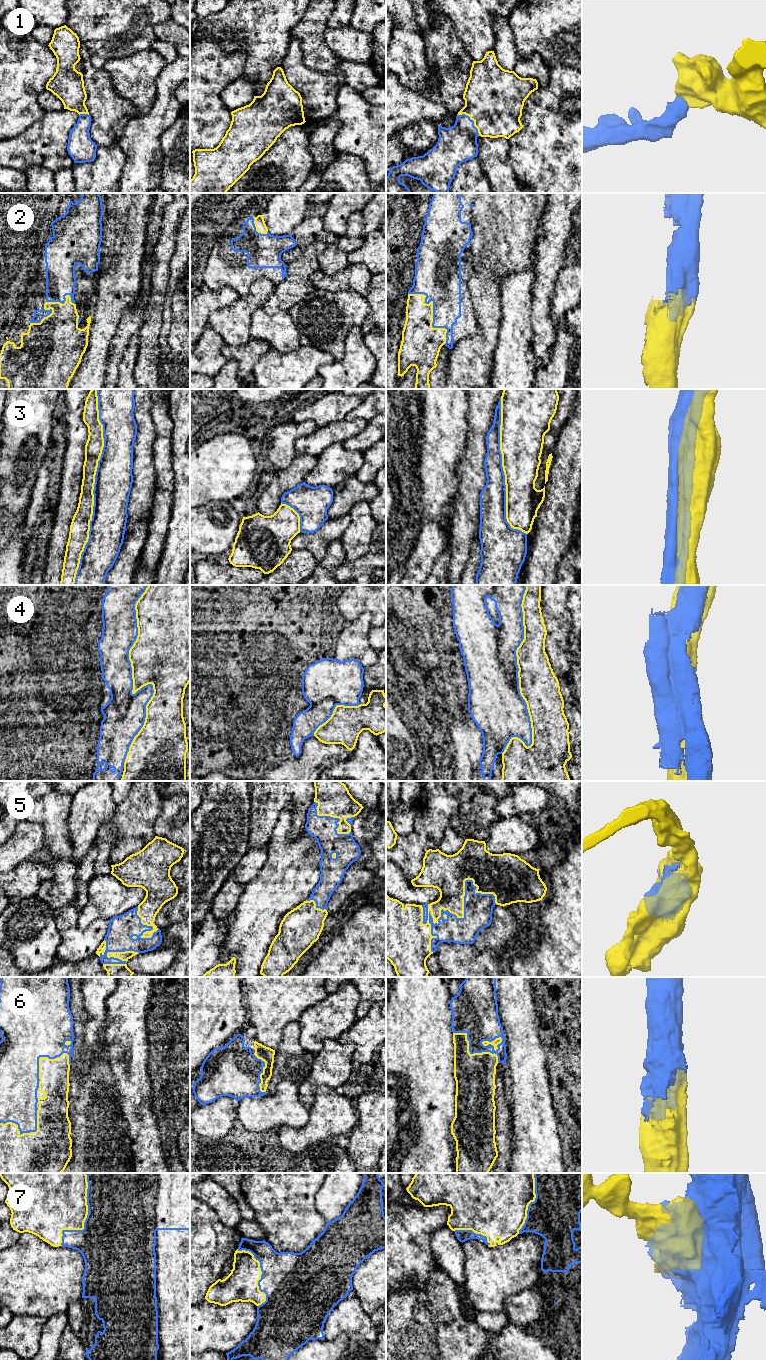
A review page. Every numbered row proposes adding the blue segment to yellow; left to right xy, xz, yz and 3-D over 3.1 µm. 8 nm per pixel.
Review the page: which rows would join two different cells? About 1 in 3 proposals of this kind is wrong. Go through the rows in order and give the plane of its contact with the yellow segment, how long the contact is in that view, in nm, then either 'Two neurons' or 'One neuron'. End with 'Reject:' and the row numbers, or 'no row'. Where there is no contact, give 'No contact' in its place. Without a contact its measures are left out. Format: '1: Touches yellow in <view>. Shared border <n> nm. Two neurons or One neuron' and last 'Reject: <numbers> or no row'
1: Touches yellow in yz. Shared border 260 nm. One neuron
2: Touches yellow in yz. Shared border 500 nm. One neuron
3: Touches yellow in xy. Shared border 1600 nm. Two neurons
4: Touches yellow in xy. Shared border 1450 nm. Two neurons
5: Touches yellow in yz. Shared border 700 nm. One neuron
6: Touches yellow in yz. Shared border 440 nm. One neuron
7: Touches yellow in xy. Shared border 600 nm. Two neurons
Reject: 3, 4, 7

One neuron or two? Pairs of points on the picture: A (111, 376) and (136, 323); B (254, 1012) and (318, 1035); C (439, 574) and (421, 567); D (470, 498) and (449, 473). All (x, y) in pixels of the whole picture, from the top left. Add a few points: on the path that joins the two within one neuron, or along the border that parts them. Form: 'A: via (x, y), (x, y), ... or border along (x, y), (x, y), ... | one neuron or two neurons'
A: via (113, 363), (123, 336) | one neuron
B: border along (315, 1004), (308, 1007), (297, 1020) | two neurons
C: border along (443, 551), (435, 560), (429, 574) | two neurons
D: border along (459, 460), (459, 483), (453, 506) | two neurons

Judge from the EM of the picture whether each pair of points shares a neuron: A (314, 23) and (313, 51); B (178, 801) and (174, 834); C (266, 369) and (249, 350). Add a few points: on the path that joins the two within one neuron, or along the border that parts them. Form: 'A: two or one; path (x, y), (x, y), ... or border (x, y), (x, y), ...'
A: one; path (313, 30), (313, 44)
B: one; path (170, 809), (169, 826)
C: two; border (271, 348), (254, 365), (251, 373)

